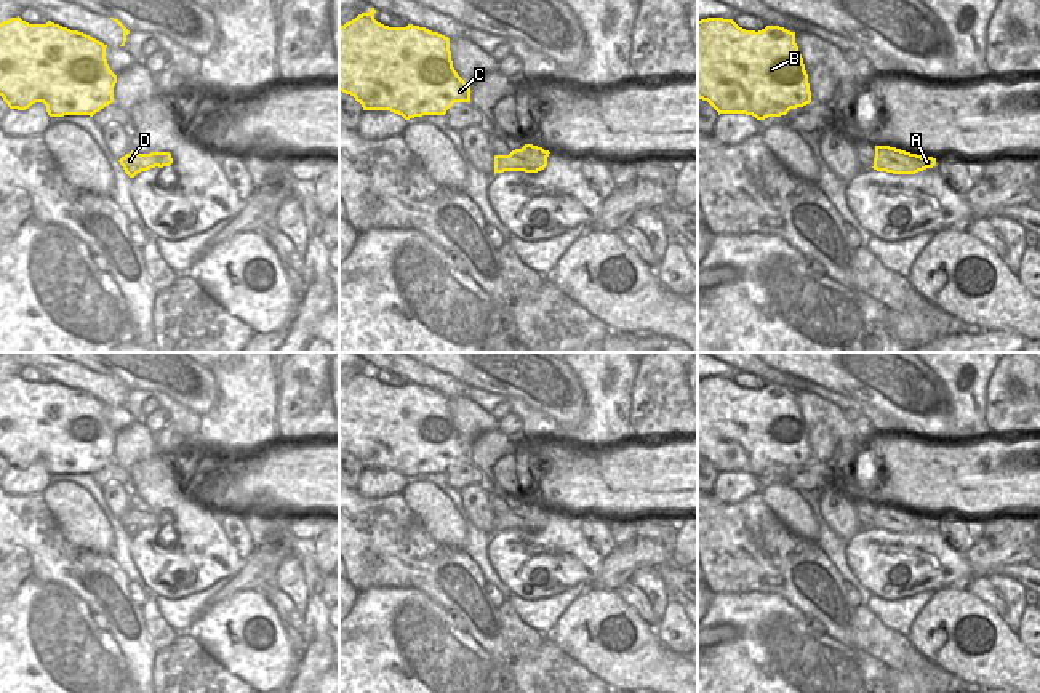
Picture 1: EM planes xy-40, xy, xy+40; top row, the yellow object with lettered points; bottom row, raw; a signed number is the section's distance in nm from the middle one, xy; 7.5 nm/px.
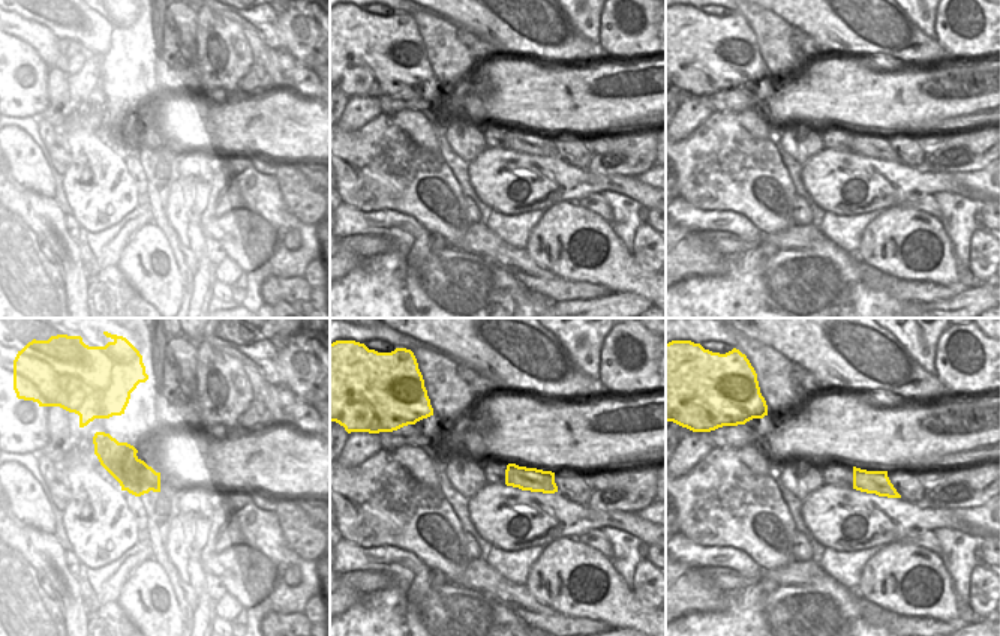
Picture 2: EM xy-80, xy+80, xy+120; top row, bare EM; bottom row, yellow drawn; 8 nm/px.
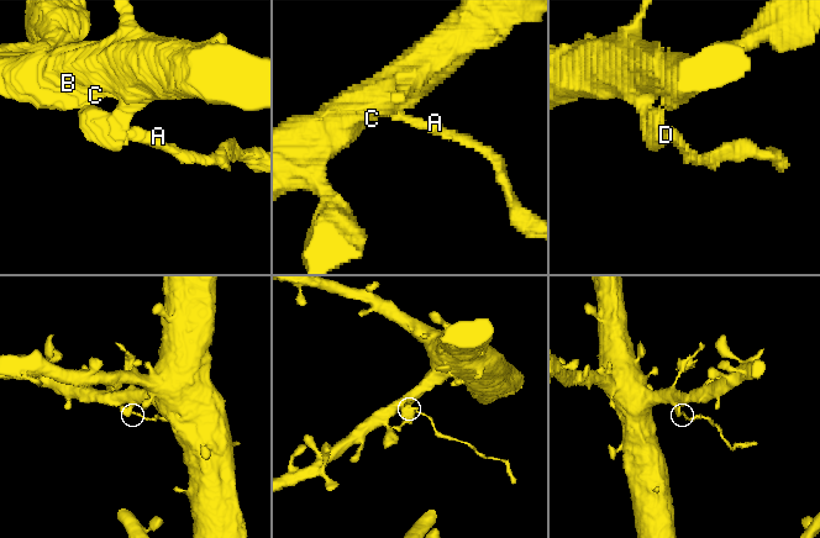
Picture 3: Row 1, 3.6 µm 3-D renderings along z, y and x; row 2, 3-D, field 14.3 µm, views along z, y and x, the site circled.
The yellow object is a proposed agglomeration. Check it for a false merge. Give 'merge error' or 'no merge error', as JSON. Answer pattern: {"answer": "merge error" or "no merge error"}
{"answer": "merge error"}

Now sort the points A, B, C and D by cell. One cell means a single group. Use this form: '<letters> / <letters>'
A / B C D

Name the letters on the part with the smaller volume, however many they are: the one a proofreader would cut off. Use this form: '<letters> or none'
A.

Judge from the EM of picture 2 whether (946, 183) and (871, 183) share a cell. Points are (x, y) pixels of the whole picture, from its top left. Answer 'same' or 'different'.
same

